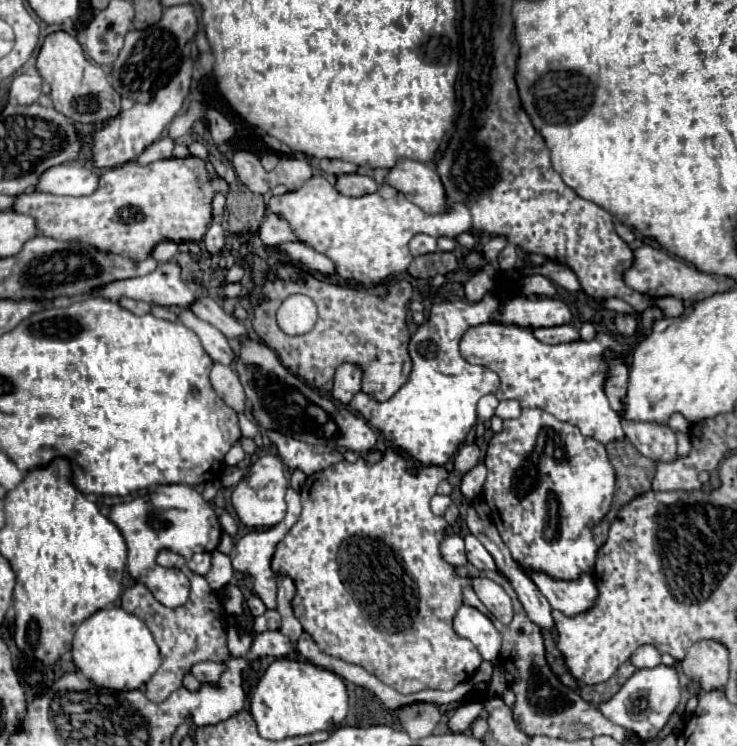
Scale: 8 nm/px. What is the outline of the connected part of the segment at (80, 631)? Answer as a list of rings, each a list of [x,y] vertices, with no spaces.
[[[119,606],[103,608],[89,616],[75,632],[71,654],[83,676],[109,690],[143,688],[161,664],[159,648],[145,622]]]

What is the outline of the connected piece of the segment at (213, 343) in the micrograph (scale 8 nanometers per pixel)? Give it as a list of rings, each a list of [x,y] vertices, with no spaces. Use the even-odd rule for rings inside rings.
[[[183,310],[179,314],[179,322],[185,324],[187,328],[191,328],[199,336],[205,352],[211,356],[213,362],[231,364],[235,360],[235,352],[233,352],[229,340],[211,324],[207,324],[205,320],[199,320],[191,310]]]

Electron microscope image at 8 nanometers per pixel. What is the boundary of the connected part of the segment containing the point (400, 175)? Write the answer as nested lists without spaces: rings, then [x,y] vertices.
[[[399,158],[397,164],[387,172],[385,184],[403,192],[413,204],[429,214],[443,212],[445,190],[433,166],[409,158]]]

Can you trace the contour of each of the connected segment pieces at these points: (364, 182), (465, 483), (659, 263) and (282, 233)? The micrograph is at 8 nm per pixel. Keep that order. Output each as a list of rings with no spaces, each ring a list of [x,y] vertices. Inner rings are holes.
[[[355,172],[355,174],[339,176],[335,188],[345,196],[363,196],[363,194],[375,192],[379,186],[371,176],[363,176],[363,174]]]
[[[479,462],[475,468],[471,468],[469,472],[465,472],[461,476],[461,494],[469,500],[477,498],[481,494],[481,486],[483,486],[483,480],[485,480],[485,464]]]
[[[641,246],[633,250],[633,266],[625,270],[623,280],[629,288],[633,288],[639,294],[645,294],[649,298],[661,298],[661,296],[673,296],[683,300],[685,304],[693,304],[699,300],[705,300],[707,296],[713,296],[717,292],[717,280],[711,274],[705,274],[697,270],[695,266],[667,254],[661,248],[653,246]]]
[[[267,212],[265,222],[259,228],[259,236],[265,244],[281,244],[281,242],[295,242],[297,240],[289,222],[273,212]]]

